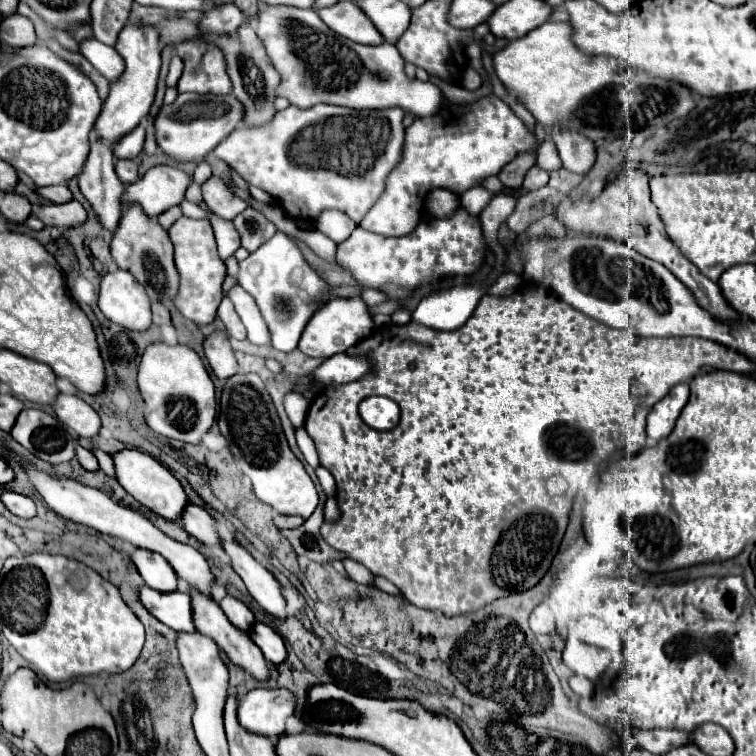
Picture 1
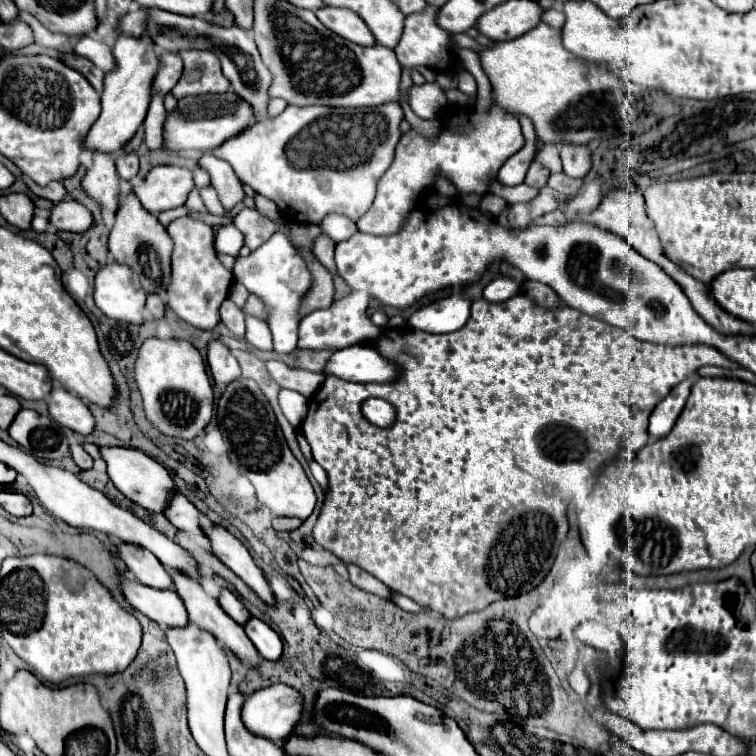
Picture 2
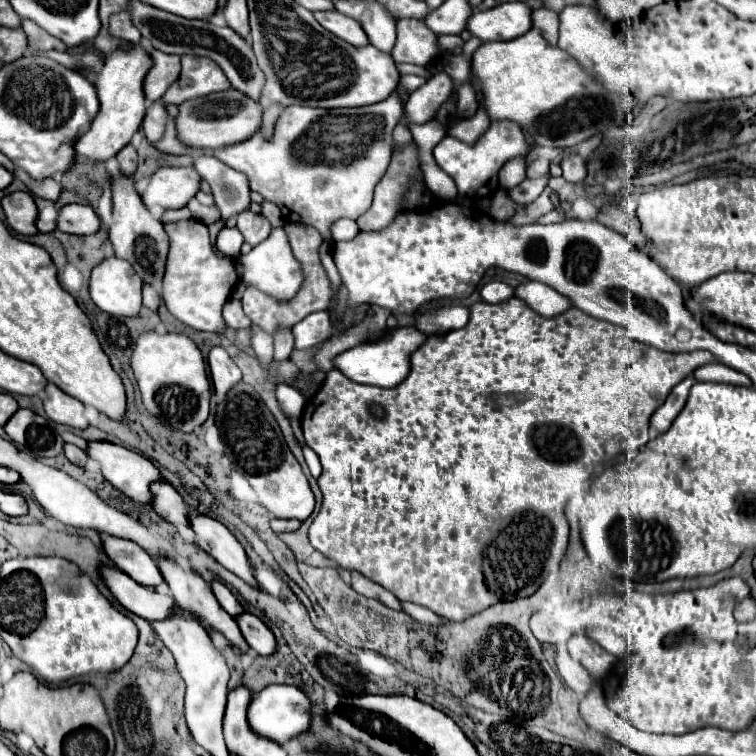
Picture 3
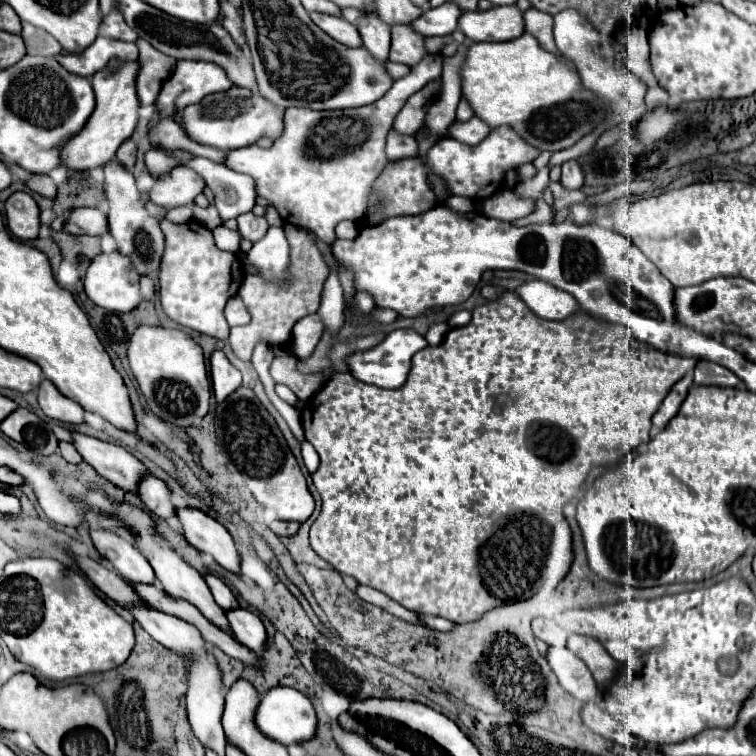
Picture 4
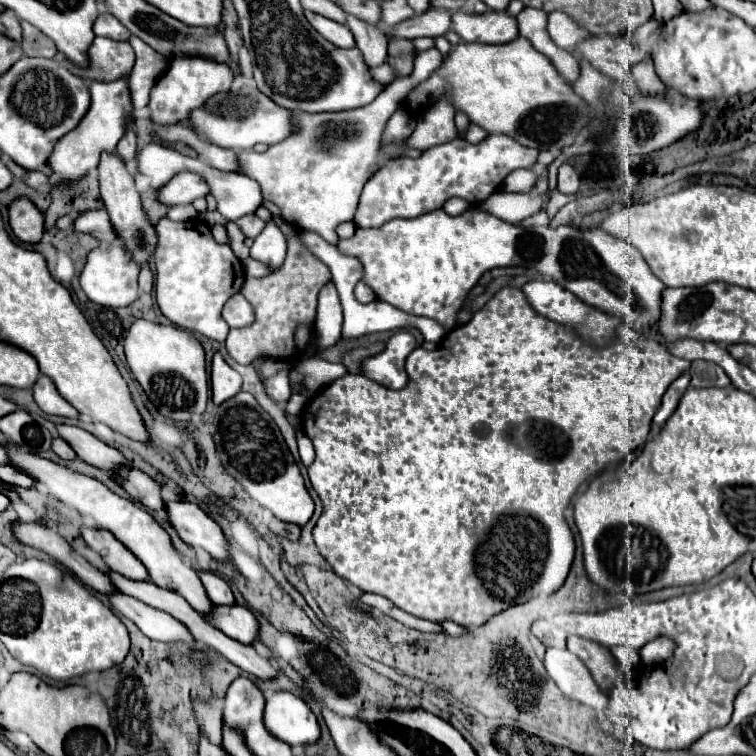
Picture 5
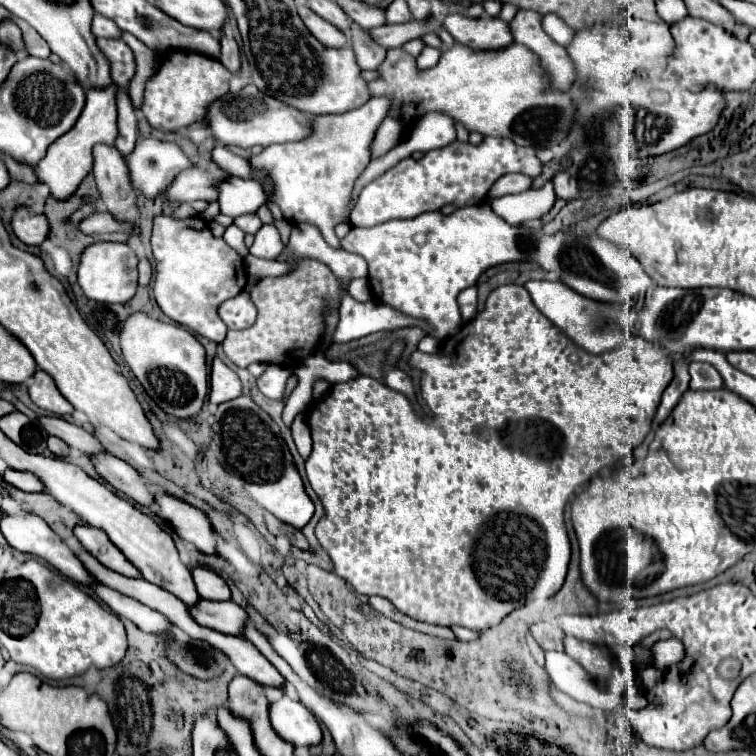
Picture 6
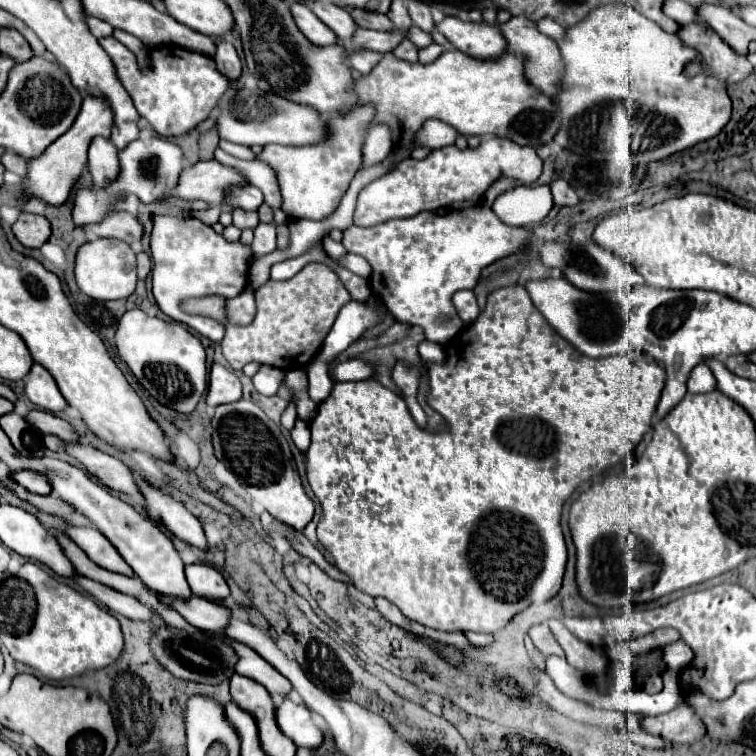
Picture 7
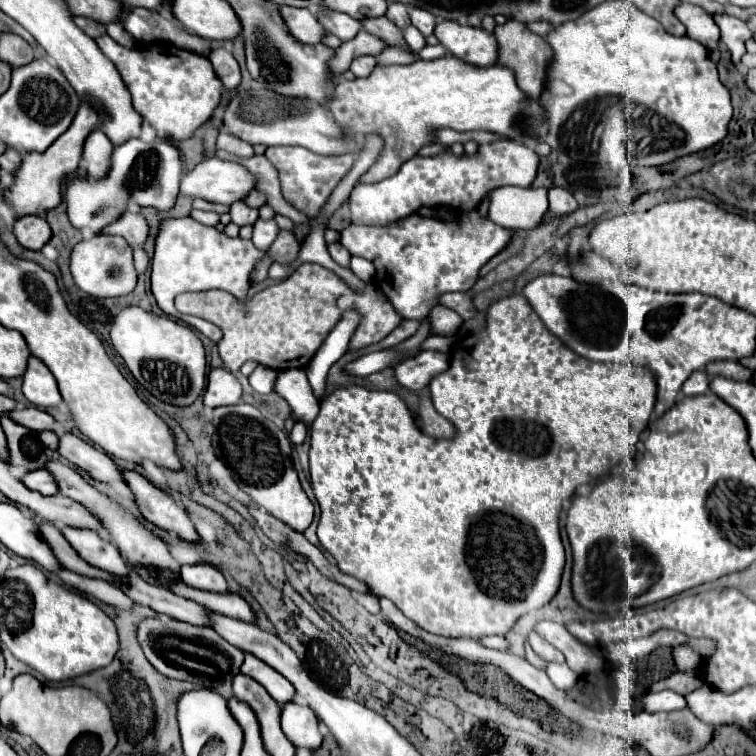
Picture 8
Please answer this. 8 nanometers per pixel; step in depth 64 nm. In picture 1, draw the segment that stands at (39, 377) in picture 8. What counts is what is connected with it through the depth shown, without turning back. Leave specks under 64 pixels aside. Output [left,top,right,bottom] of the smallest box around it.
[52,394,100,438]

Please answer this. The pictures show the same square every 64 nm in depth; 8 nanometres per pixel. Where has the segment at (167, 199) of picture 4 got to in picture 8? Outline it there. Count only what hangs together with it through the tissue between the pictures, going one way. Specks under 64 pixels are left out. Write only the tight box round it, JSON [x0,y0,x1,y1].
[180,156,256,206]

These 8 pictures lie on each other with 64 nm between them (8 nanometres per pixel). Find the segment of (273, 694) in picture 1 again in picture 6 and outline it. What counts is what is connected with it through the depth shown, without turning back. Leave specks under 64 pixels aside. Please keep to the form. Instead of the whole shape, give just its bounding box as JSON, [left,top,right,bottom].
[270,694,322,746]

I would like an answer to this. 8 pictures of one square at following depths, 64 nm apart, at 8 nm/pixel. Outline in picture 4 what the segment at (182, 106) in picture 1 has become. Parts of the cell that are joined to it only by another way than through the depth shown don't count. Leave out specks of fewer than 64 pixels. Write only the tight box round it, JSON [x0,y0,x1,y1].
[182,86,282,150]

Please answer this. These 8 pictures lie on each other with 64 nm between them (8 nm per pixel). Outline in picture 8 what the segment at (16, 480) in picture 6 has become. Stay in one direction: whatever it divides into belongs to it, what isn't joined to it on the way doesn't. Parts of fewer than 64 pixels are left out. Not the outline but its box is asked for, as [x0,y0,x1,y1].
[22,470,58,496]

